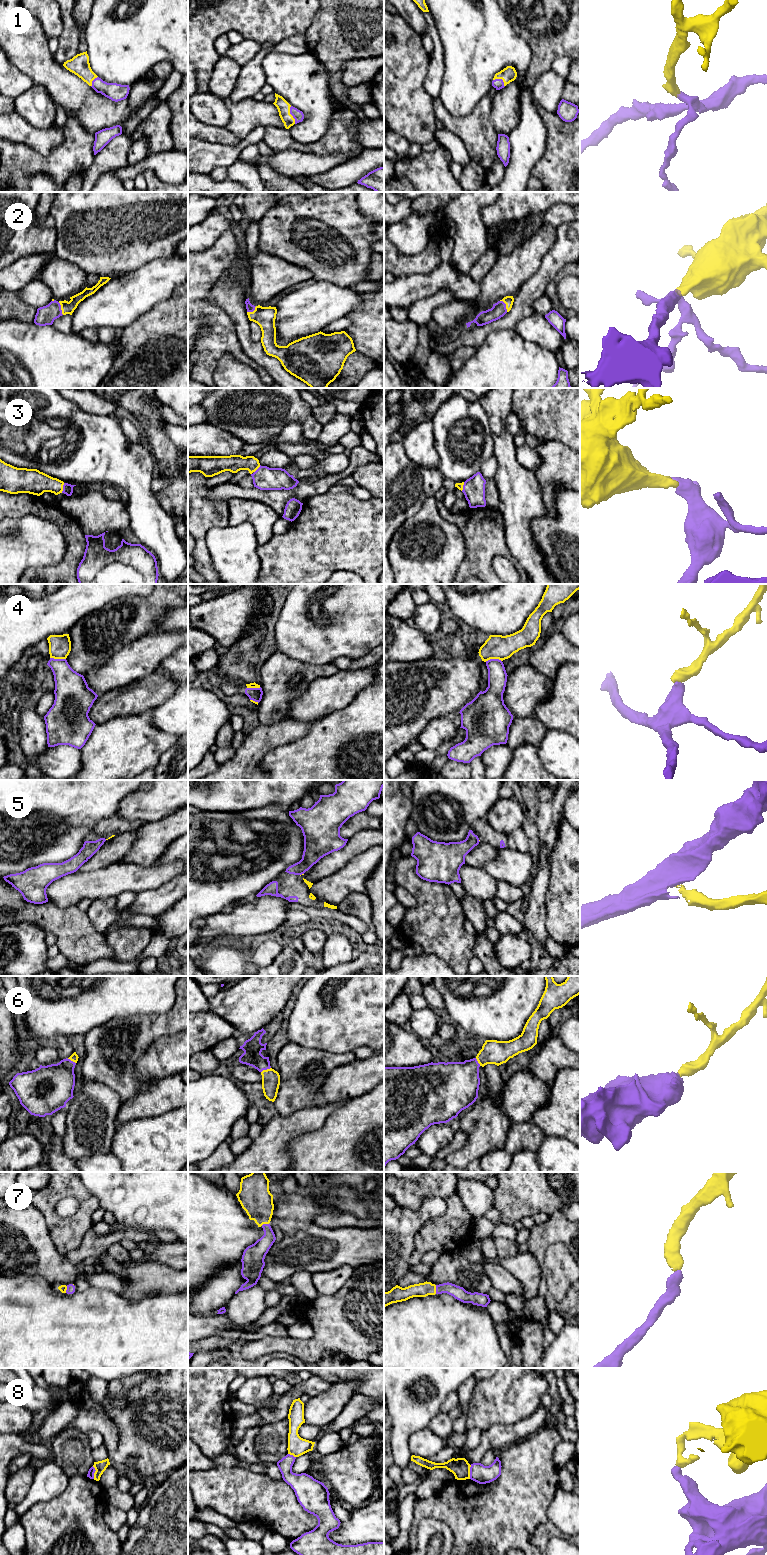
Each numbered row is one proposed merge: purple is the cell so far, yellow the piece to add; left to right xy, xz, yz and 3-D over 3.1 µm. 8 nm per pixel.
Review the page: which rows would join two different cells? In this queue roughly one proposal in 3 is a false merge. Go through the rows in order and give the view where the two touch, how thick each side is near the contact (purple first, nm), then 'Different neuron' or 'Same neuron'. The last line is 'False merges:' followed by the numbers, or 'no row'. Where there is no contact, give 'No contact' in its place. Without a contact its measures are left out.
1: Touches purple in xz. Thickness 90 nm (purple) against 100 nm. Same neuron
2: Touches purple in yz. Thickness 120 nm (purple) against 80 nm. Same neuron
3: Touches purple in xy. Thickness 80 nm (purple) against 200 nm. Same neuron
4: Touches purple in yz. Thickness 160 nm (purple) against 190 nm. Different neuron
5: Touches purple in xz. Thickness 190 nm (purple) against 20 nm. Same neuron
6: Touches purple in xz. Thickness 150 nm (purple) against 140 nm. Same neuron
7: Touches purple in yz. Thickness 110 nm (purple) against 110 nm. Same neuron
8: Touches purple in yz. Thickness 150 nm (purple) against 150 nm. Different neuron
False merges: 4, 8

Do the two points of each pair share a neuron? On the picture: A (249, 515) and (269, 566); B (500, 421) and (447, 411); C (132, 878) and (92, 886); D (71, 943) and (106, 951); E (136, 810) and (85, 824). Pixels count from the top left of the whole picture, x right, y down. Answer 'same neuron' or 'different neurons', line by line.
A: different neurons
B: different neurons
C: same neuron
D: same neuron
E: different neurons

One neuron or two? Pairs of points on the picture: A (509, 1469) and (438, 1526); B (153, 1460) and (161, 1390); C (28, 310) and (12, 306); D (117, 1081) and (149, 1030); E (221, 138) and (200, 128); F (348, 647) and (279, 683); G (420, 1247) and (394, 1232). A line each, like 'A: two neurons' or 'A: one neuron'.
A: two neurons
B: one neuron
C: one neuron
D: one neuron
E: one neuron
F: two neurons
G: two neurons

